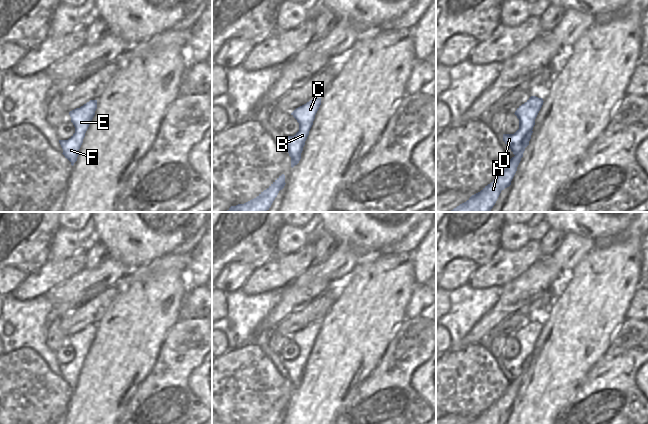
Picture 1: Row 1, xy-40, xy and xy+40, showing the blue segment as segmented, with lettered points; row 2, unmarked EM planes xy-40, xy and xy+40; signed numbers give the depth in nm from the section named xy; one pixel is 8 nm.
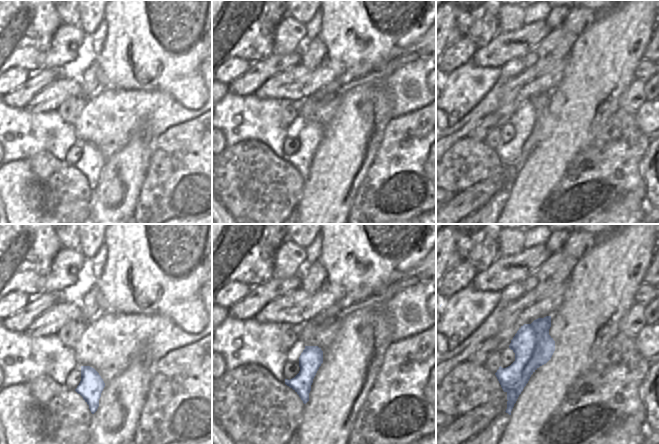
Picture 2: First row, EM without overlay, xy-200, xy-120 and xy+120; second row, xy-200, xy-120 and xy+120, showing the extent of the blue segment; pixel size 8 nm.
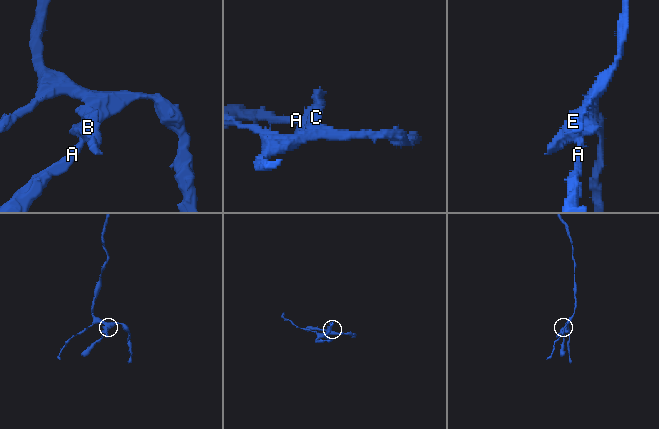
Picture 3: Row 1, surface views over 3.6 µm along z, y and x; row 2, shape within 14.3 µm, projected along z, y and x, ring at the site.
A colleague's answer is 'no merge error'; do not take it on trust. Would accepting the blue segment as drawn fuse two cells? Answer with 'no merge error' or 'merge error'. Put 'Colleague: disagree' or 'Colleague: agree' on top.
Colleague: disagree
merge error

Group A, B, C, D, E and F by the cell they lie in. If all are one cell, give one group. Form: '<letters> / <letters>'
A / B C D E F

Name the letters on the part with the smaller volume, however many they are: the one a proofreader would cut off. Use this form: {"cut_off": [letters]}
{"cut_off": ["B", "C", "D", "E", "F"]}

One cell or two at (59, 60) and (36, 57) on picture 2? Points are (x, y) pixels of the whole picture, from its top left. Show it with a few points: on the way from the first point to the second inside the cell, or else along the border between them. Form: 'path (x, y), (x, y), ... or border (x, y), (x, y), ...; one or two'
border (53, 36), (44, 65); two

